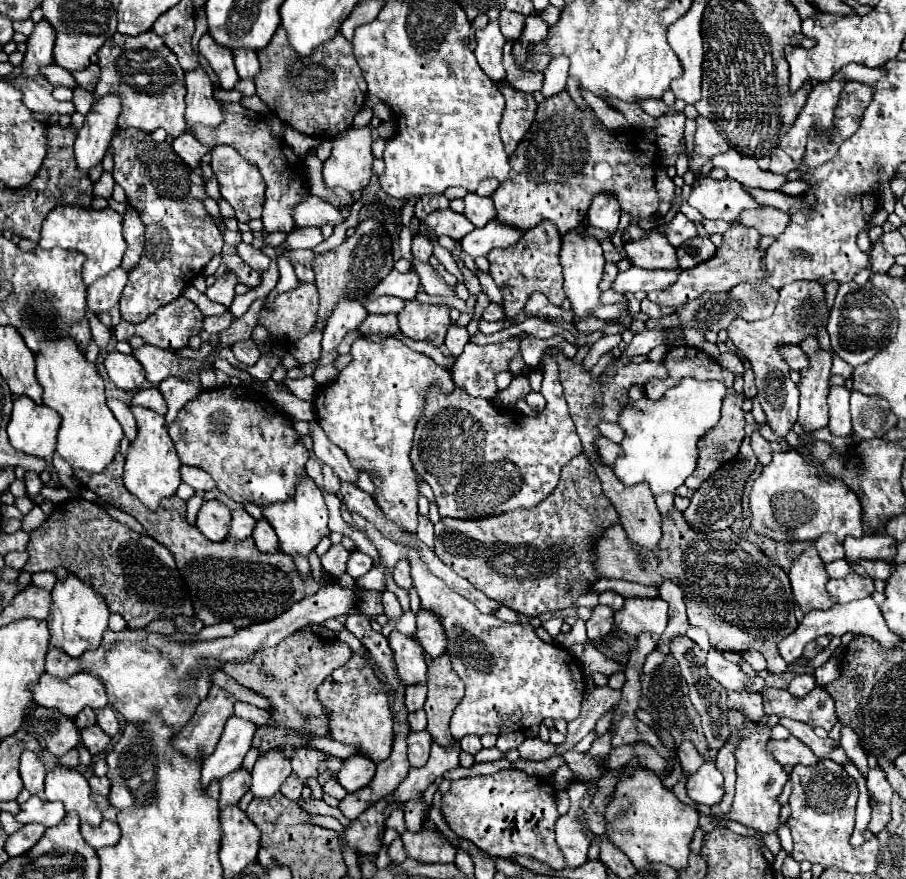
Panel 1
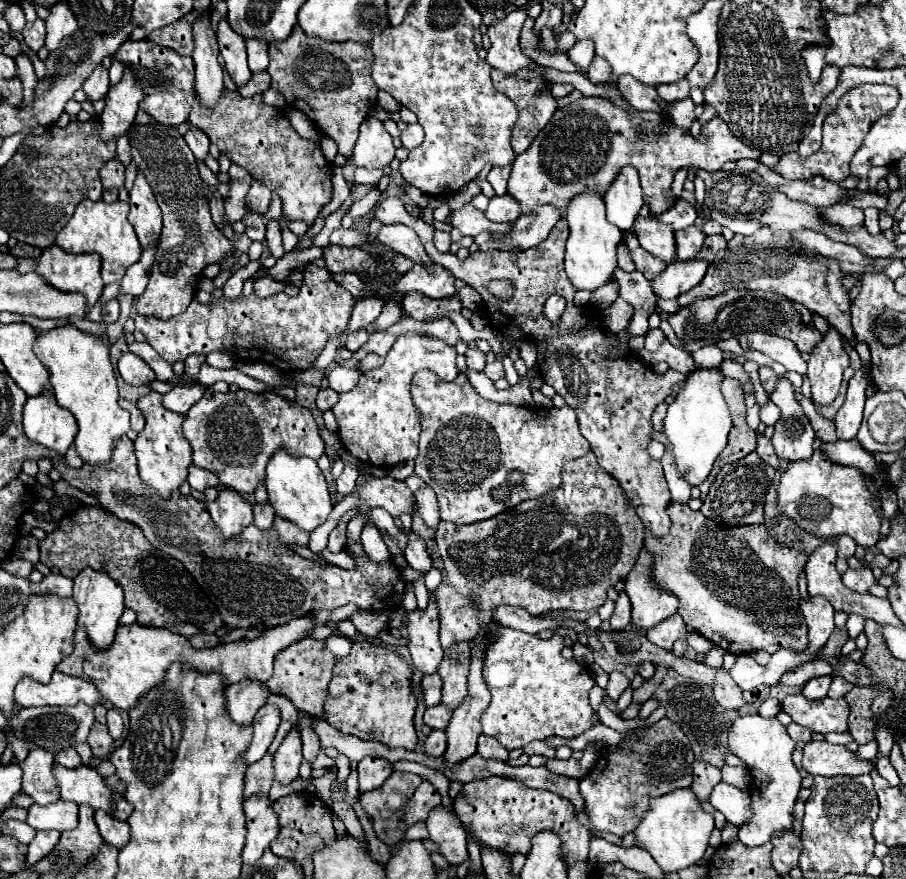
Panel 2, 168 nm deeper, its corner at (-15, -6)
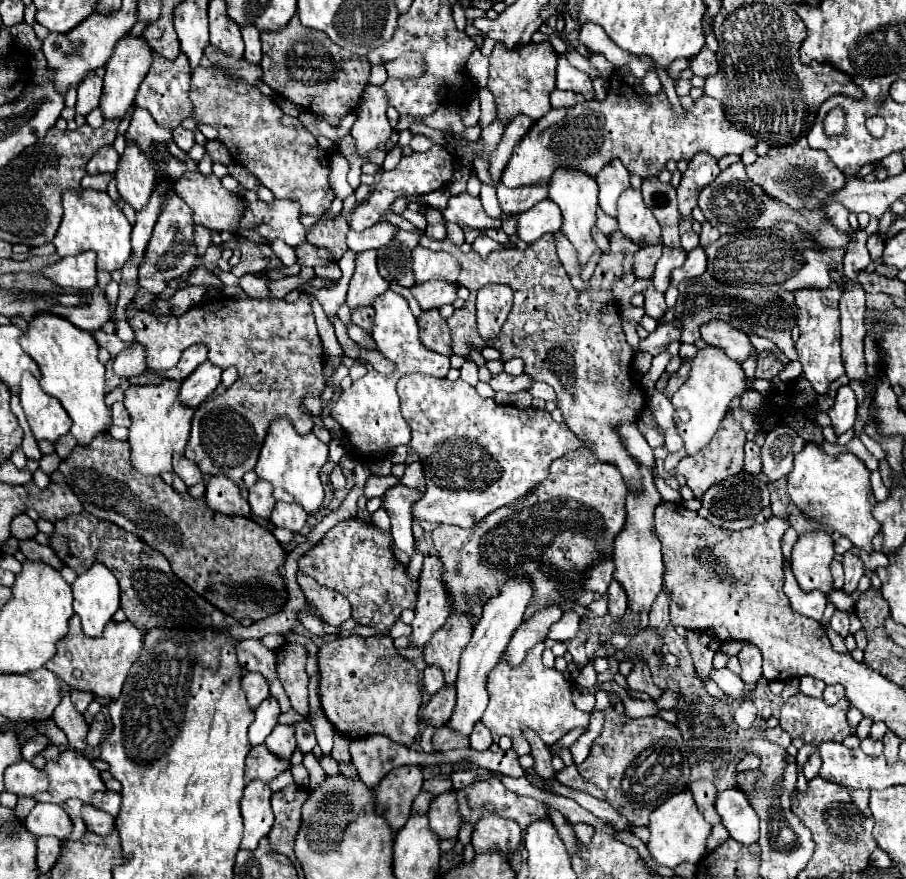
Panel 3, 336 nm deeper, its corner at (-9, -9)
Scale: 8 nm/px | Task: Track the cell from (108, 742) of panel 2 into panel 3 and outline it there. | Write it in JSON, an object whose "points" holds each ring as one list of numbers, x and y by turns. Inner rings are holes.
{"points":[[62,692,62,700,58,704,58,708,52,714,52,720,56,722,56,726,66,734,68,744,80,752,88,750,86,744,86,734,88,734,88,724,84,722,82,714,74,708,74,704,70,702,70,692]]}

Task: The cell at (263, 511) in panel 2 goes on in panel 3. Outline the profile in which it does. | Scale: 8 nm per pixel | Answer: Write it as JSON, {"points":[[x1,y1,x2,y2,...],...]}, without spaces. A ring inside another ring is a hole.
{"points":[[258,478,258,482,250,488,250,496,248,496,248,502,250,502,250,508,256,516,268,520,270,514,272,514,272,508,276,504,274,496,272,496,272,484]]}

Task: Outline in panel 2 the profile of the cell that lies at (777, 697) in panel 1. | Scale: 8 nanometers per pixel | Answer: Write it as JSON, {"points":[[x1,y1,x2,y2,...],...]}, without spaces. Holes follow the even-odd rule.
{"points":[[802,693,786,695,782,701,782,711,786,711,794,723,808,727,816,733,844,733,848,731,848,703,846,699,824,697,820,701,804,699]]}

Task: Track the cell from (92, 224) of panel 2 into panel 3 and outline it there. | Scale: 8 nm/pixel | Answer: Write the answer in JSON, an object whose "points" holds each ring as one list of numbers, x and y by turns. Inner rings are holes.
{"points":[[90,188,64,192,62,206,64,206,64,216,54,236,54,246,58,254,72,256,72,254,80,254,82,250,94,250,98,254,96,260,98,270,106,270,106,272,120,270,132,252,130,250,132,226,122,214,120,206,106,192,98,192]]}

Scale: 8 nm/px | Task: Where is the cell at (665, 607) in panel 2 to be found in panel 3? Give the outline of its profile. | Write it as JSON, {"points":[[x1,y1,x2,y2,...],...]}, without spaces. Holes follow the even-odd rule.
{"points":[[640,464,642,468,642,492,634,496,634,492,628,490,626,496,626,524,622,532,614,538,614,578,624,586,628,594,630,608,634,612,650,610,652,602,656,600,660,588,662,588,662,574,664,574,664,562,662,562,662,552,660,552,660,542,652,532,654,526,654,510,662,502,660,492,654,486,654,474,650,468]]}

